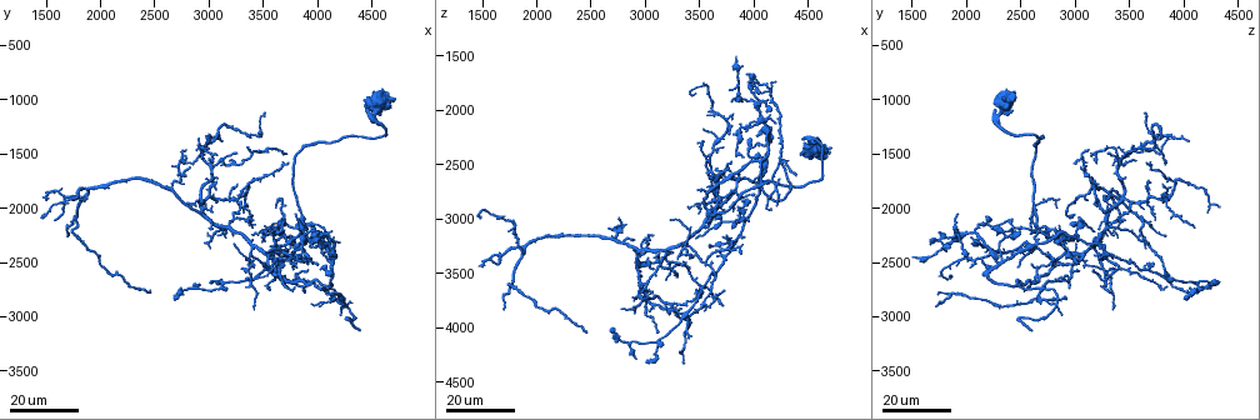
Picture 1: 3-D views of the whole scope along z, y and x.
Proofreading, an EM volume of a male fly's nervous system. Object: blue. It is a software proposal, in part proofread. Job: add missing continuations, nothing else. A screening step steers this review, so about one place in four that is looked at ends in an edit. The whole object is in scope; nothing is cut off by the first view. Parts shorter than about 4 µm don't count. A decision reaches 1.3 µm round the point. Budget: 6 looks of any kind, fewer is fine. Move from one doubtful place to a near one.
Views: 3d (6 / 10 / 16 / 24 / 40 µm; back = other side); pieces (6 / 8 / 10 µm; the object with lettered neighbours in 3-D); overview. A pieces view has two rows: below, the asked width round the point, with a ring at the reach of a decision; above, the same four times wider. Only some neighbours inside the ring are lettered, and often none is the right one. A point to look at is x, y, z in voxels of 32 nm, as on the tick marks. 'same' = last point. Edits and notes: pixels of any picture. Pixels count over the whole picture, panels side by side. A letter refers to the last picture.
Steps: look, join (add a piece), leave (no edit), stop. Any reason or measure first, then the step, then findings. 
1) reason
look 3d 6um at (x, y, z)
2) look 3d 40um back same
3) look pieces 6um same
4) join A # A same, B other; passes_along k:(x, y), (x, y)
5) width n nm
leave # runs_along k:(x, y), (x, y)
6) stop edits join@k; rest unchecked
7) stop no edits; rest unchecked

thick end
look 3d 16um at (4000, 2540, 2800)

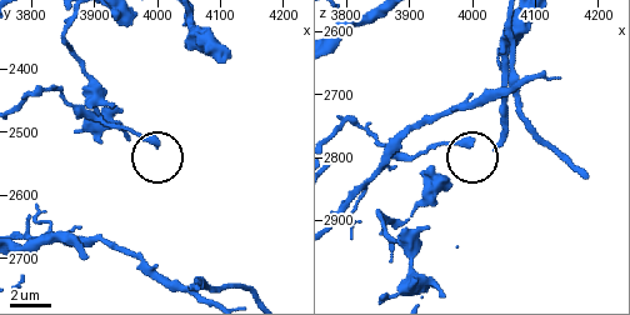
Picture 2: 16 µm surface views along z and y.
look pieces 10um at (4000, 2515, 2775)

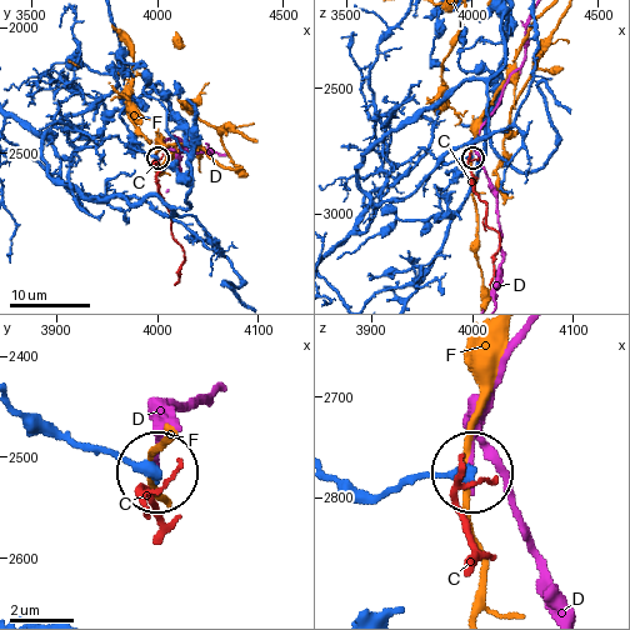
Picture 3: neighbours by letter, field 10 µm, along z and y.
leave # C other, D other, F other; runs_along 3:(26, 415), (153, 466); none of them fits

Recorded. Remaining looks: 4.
free end
look 3d 24um at (3800, 2480, 3220)

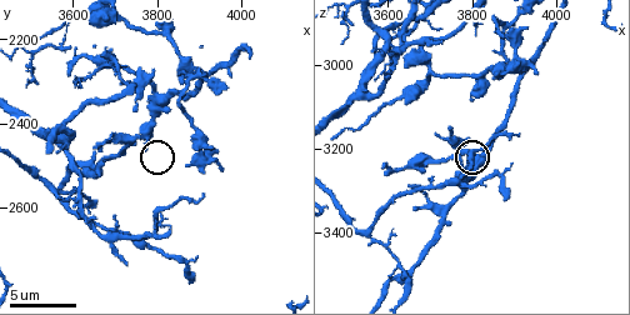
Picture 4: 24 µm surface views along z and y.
see the neighbours
look pieces 10um at (3765, 2460, 3220)

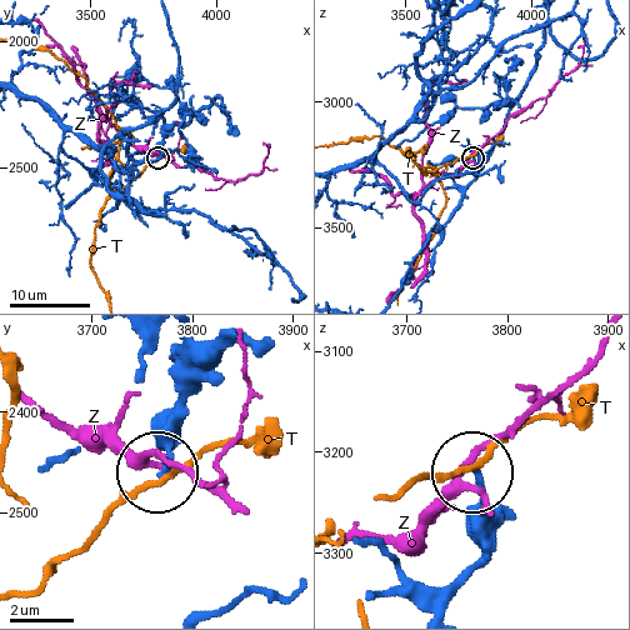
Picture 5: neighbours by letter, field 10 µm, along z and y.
width 160 nm
leave # T other, Z other; none of them fits

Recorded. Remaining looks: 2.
thin end
look 3d 16um at (3240, 2340, 3000)

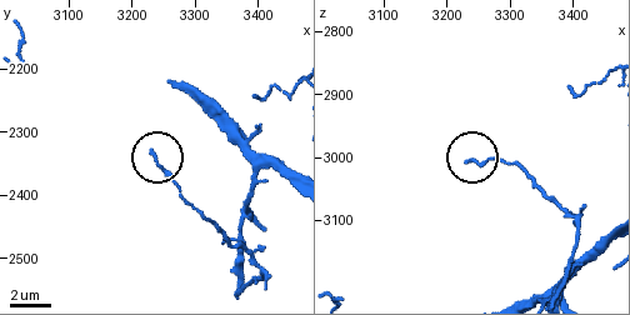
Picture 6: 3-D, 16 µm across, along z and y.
what lies round it
look pieces 8um at (3230, 2335, 3005)

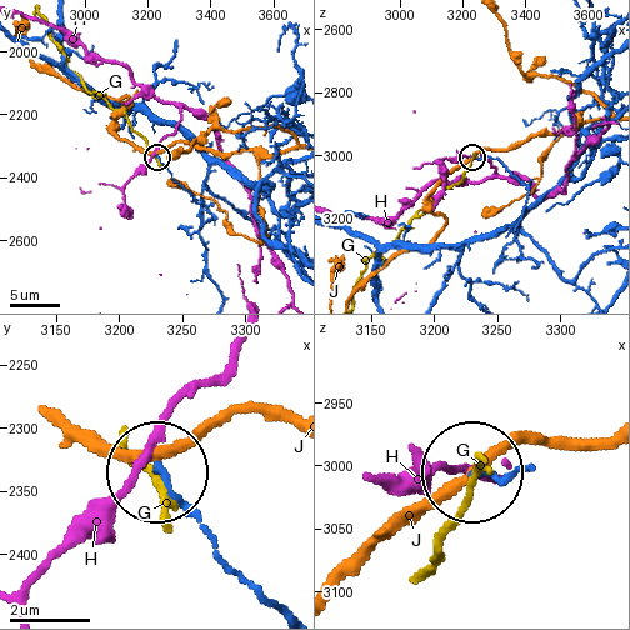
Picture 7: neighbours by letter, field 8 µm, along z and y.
width 160 nm
leave # G other, H other, J other; runs_along 7:(268, 604), (160, 476); no lettered piece goes on from it

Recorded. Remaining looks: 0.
stop no edits; rest unchecked

